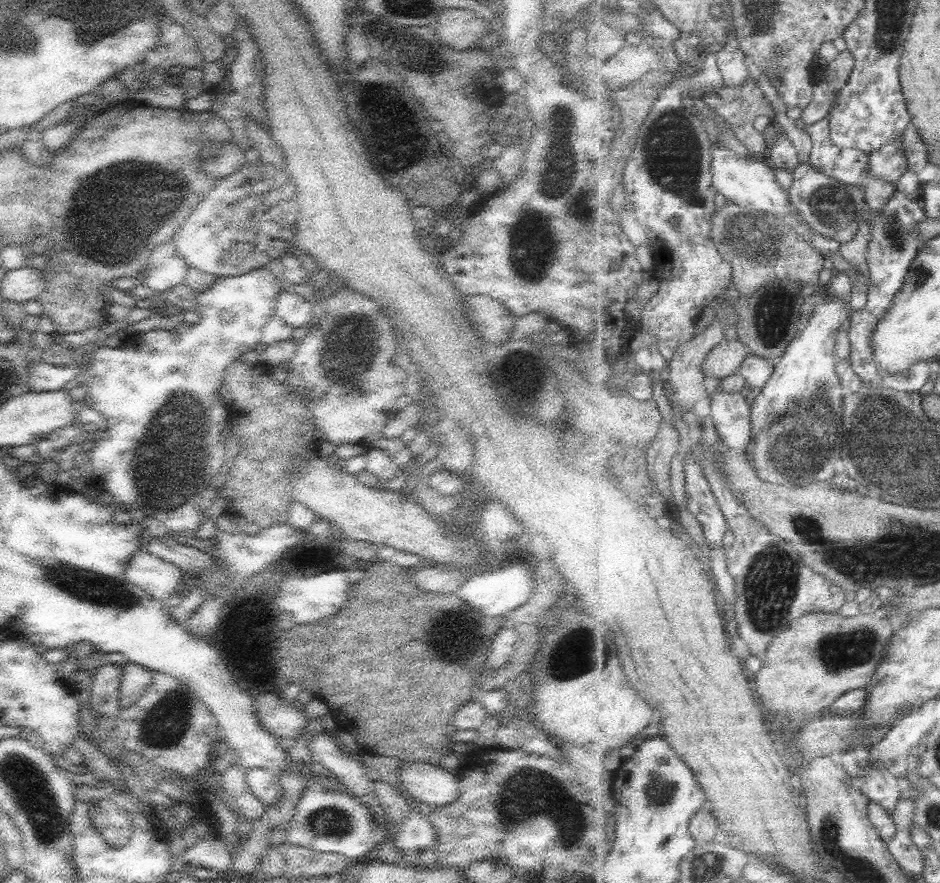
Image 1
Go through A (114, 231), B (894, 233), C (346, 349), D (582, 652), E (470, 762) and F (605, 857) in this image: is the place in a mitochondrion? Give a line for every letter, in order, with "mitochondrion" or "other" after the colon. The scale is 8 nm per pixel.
A: mitochondrion
B: mitochondrion
C: mitochondrion
D: mitochondrion
E: other
F: other

